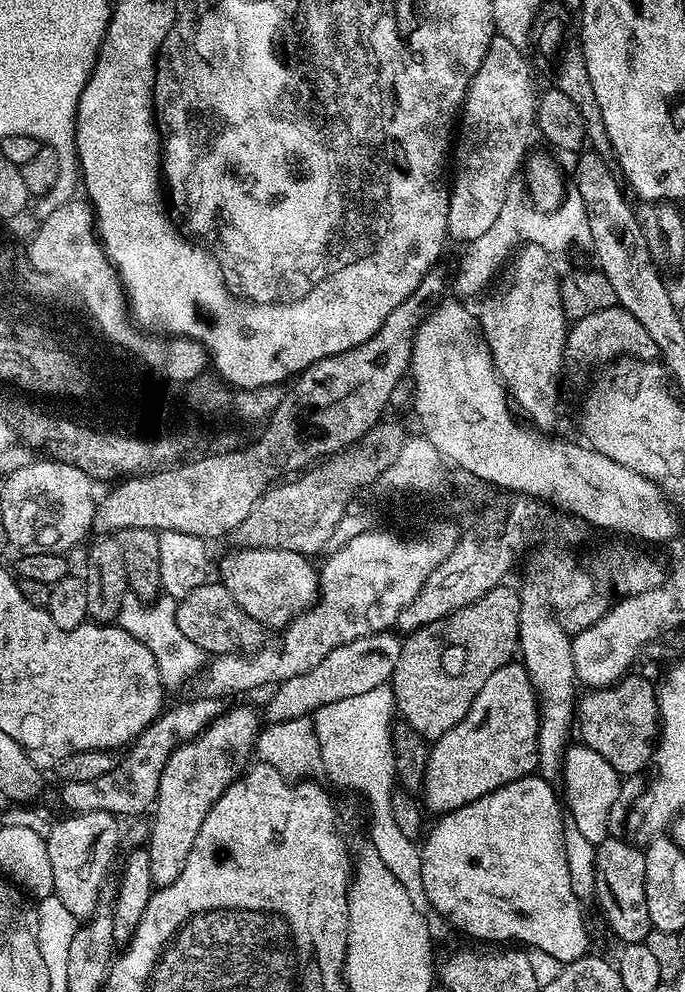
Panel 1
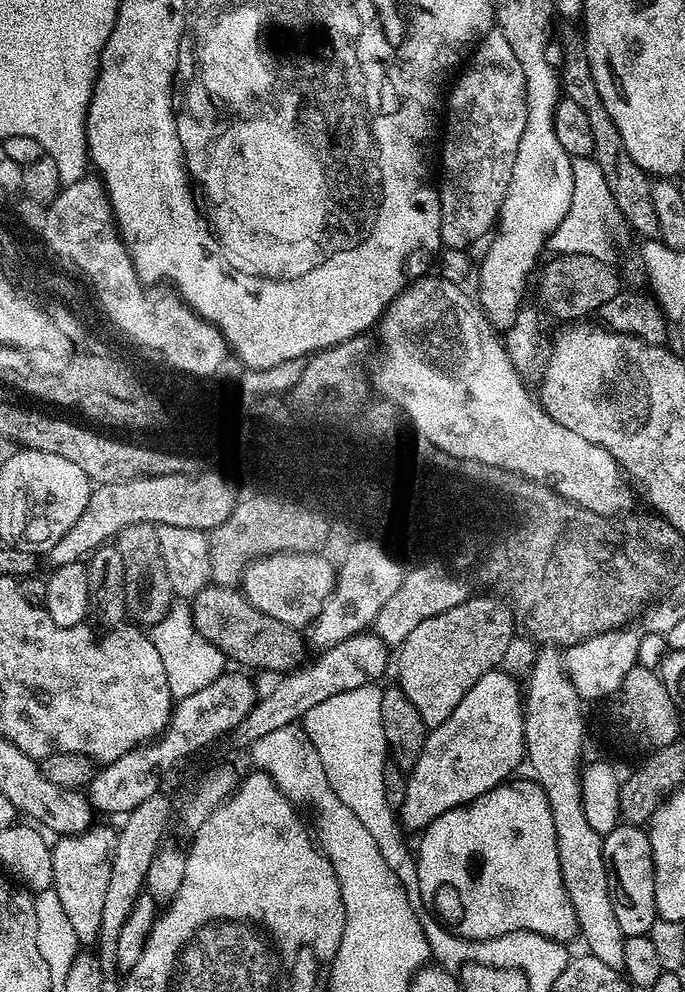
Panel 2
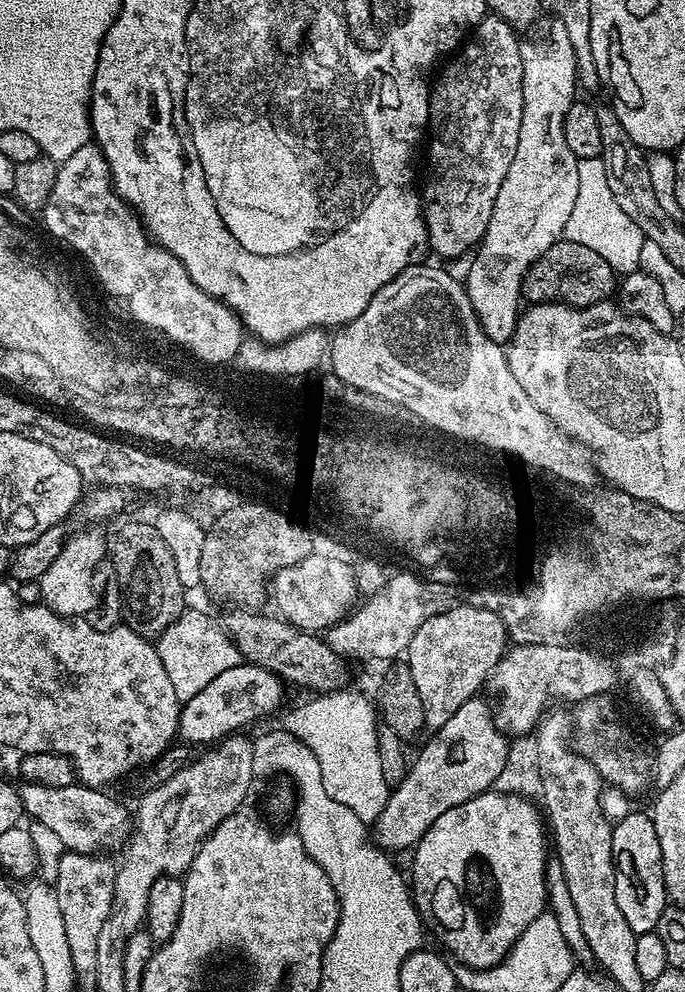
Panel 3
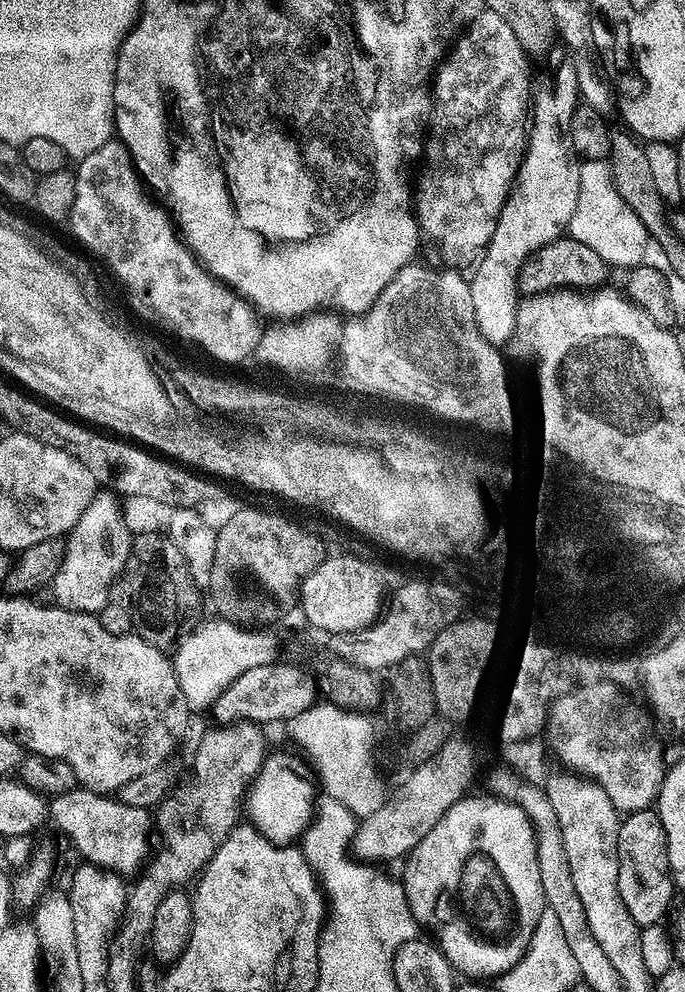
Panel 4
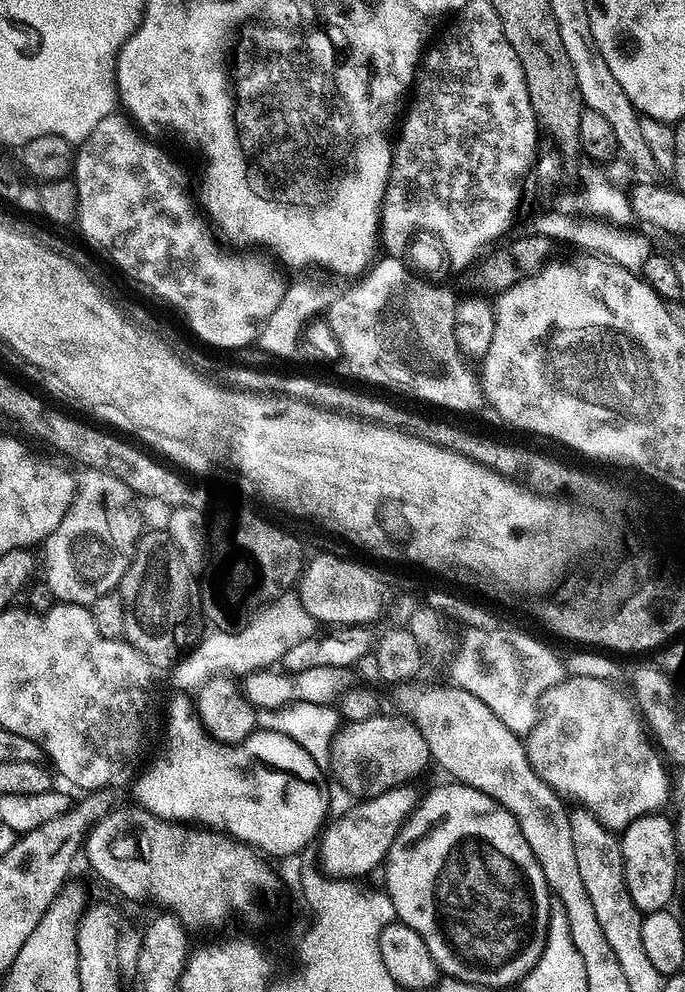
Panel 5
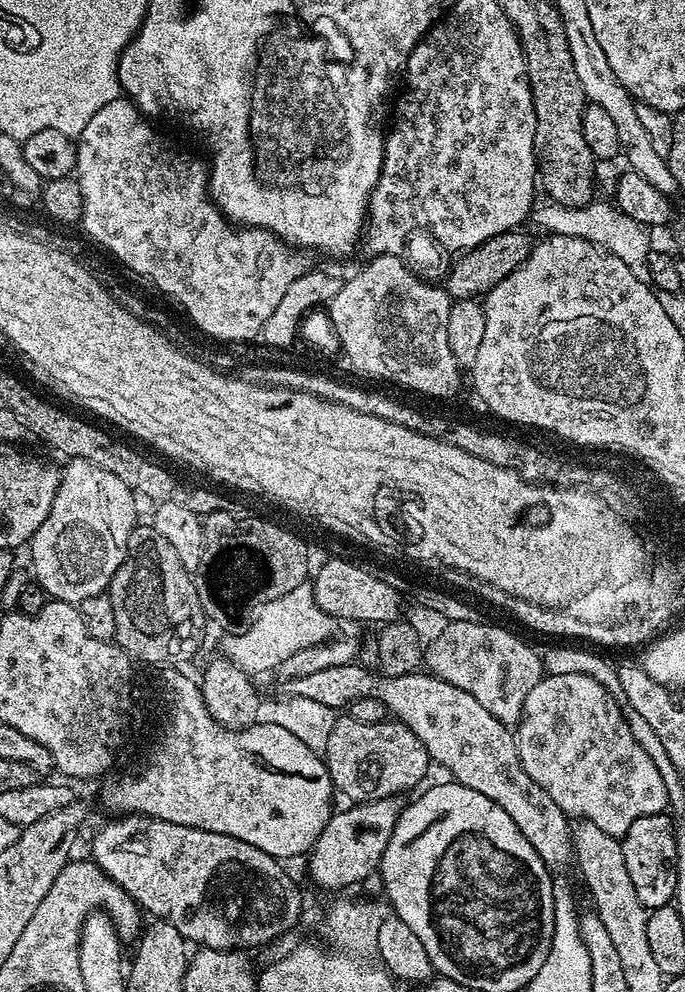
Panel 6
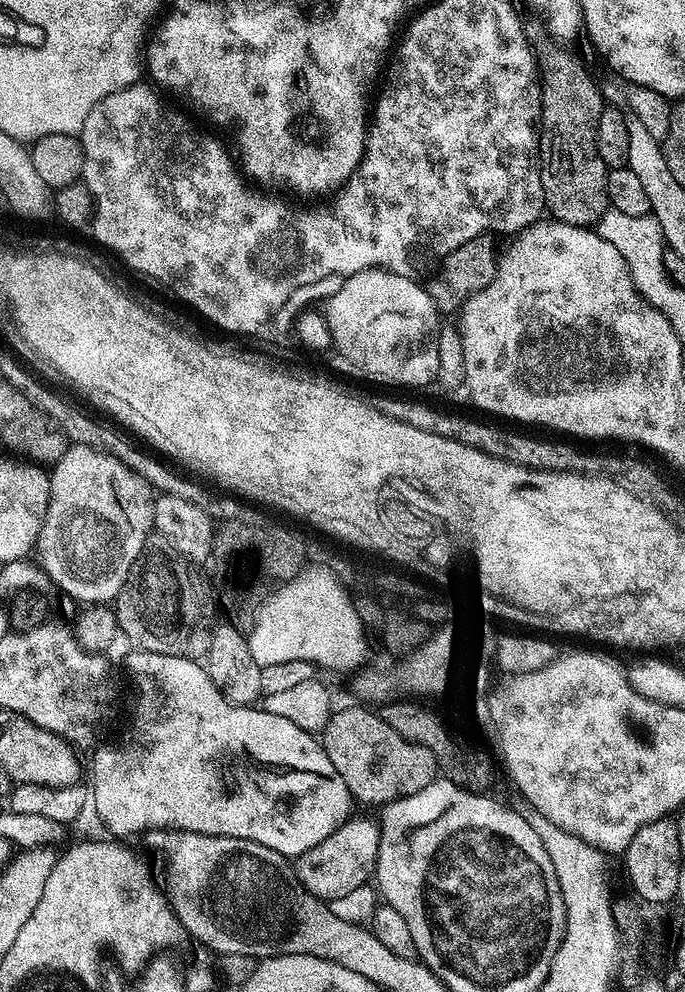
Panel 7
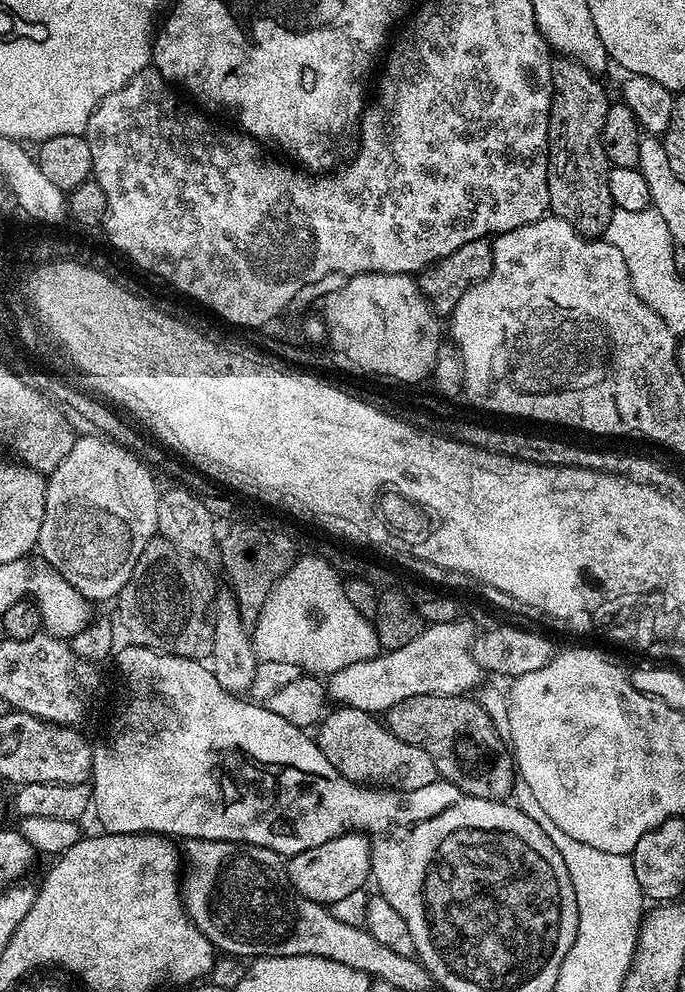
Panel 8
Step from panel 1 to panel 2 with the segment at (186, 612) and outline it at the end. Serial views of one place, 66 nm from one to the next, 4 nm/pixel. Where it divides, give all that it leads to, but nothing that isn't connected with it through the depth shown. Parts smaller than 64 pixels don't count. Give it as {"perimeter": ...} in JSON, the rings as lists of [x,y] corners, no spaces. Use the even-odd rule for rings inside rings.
{"perimeter":[[[209,586],[191,601],[194,626],[229,661],[237,660],[245,669],[265,668],[268,672],[285,674],[305,663],[306,640],[297,629],[262,614],[244,597],[243,591],[232,586]]]}

